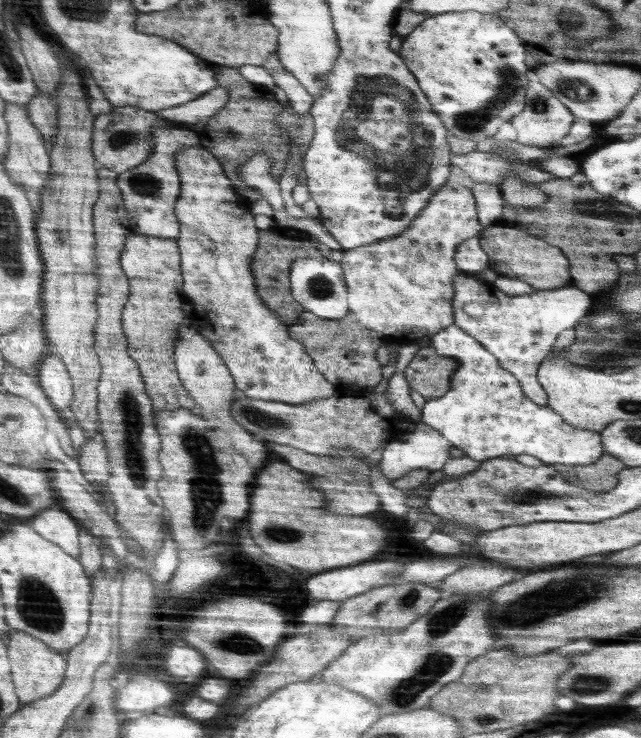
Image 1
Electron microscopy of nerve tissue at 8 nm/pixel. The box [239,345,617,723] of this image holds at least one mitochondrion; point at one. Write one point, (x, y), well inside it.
(566, 596)

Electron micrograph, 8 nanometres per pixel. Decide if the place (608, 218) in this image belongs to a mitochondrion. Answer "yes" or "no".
yes

